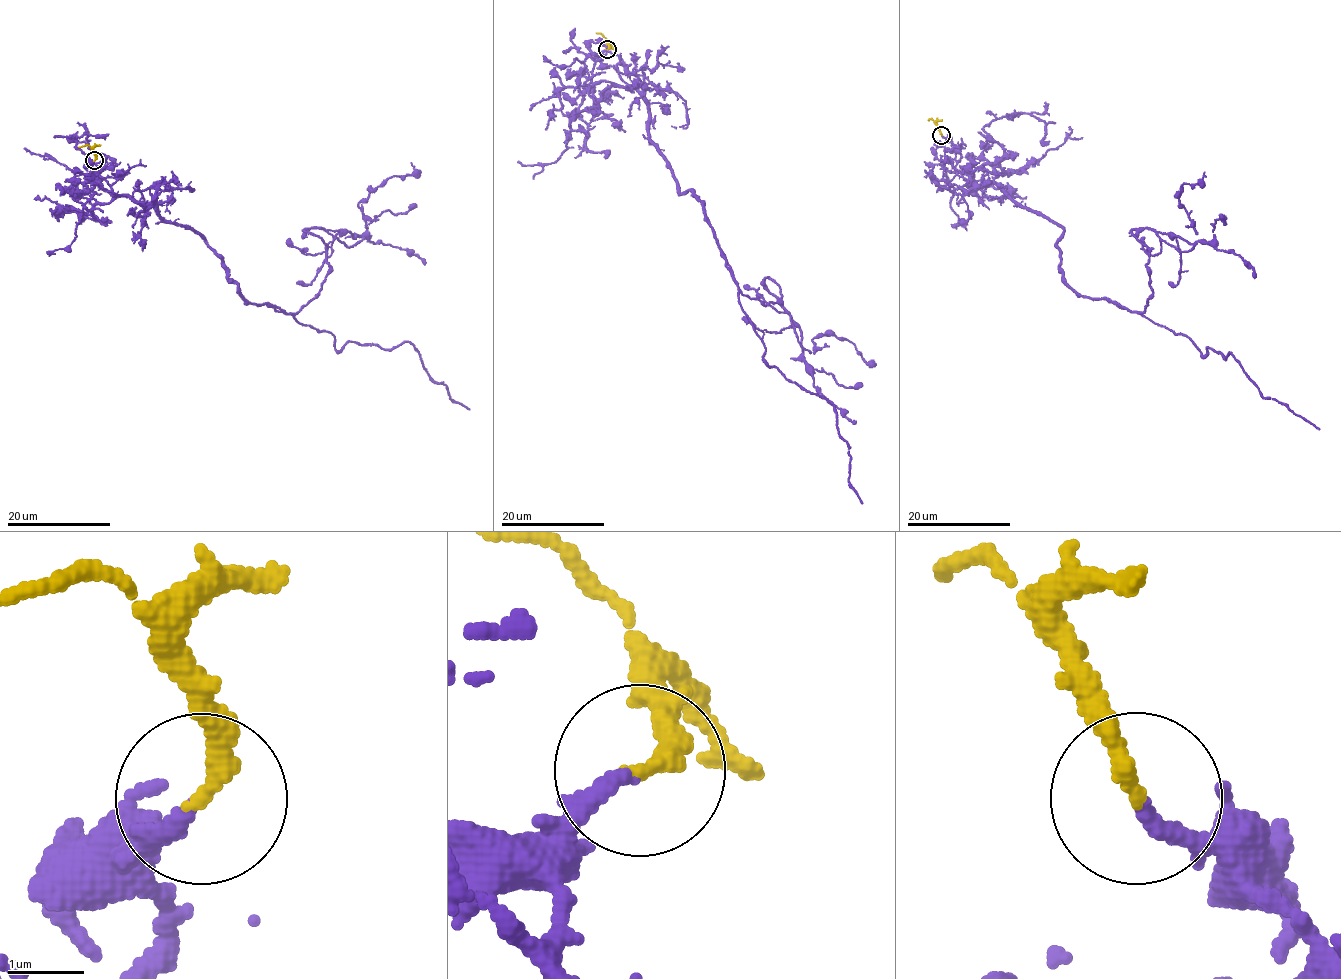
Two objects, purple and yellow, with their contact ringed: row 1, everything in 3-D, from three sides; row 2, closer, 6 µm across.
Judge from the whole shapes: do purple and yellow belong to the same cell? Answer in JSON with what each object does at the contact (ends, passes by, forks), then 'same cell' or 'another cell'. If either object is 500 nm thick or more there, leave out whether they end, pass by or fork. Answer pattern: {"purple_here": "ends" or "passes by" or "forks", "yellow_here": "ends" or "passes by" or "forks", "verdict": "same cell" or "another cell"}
{"purple_here": "ends", "yellow_here": "ends", "verdict": "same cell"}

